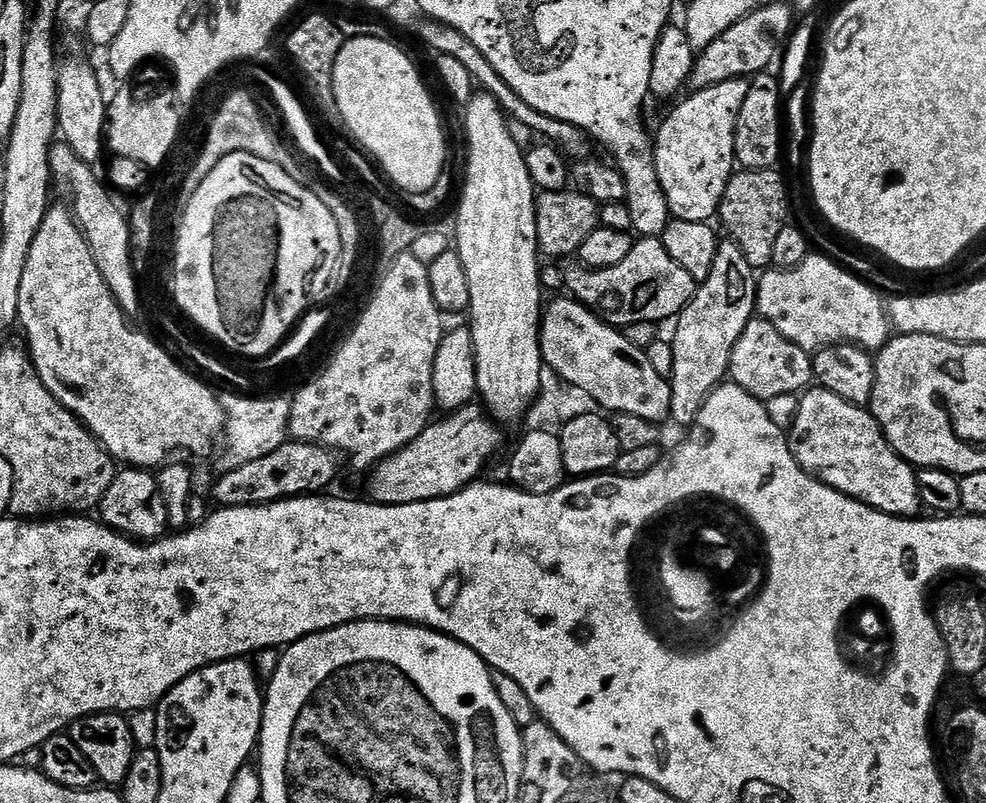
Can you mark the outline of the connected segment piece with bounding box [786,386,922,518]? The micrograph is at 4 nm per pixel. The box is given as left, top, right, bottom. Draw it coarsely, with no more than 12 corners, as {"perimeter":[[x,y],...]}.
{"perimeter":[[812,386],[788,445],[826,486],[916,518],[917,469],[867,407]]}

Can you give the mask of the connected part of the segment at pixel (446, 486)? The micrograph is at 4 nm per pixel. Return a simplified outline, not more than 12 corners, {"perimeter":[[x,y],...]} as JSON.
{"perimeter":[[479,403],[371,469],[377,504],[453,496],[500,448]]}

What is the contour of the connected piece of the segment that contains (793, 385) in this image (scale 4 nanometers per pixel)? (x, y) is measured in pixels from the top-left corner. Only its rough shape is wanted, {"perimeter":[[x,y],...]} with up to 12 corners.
{"perimeter":[[746,322],[728,376],[765,402],[813,383],[813,357],[770,322]]}

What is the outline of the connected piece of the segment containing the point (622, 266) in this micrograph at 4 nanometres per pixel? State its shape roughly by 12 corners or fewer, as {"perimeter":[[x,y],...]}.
{"perimeter":[[660,238],[618,266],[564,268],[565,289],[621,330],[679,317],[698,287]]}

